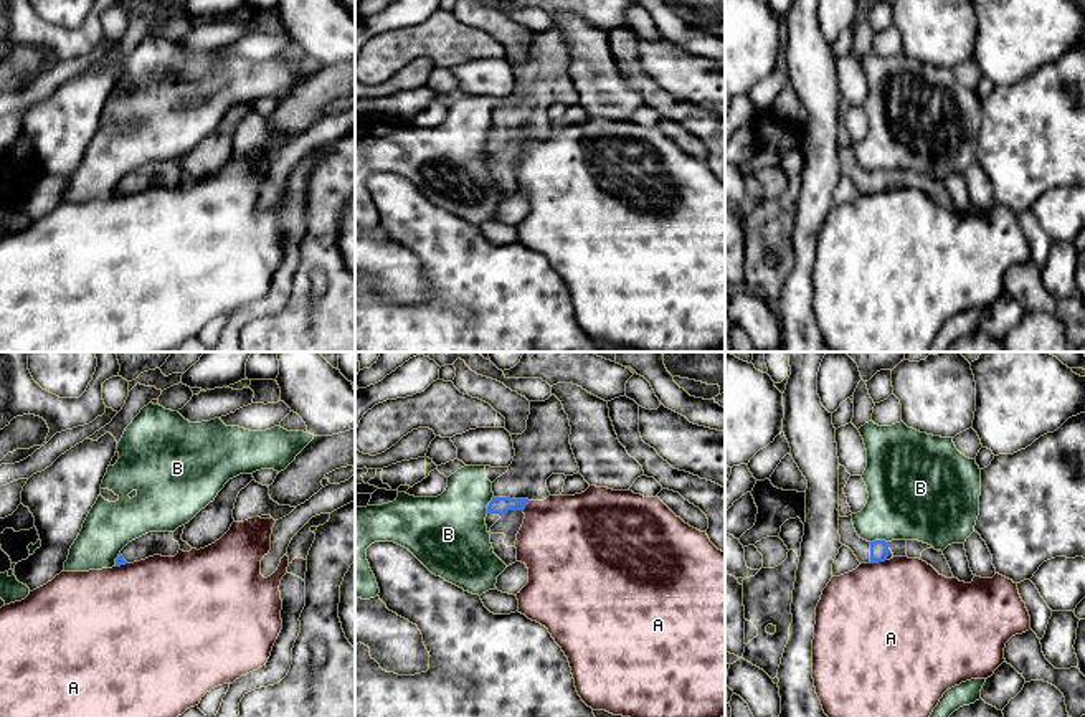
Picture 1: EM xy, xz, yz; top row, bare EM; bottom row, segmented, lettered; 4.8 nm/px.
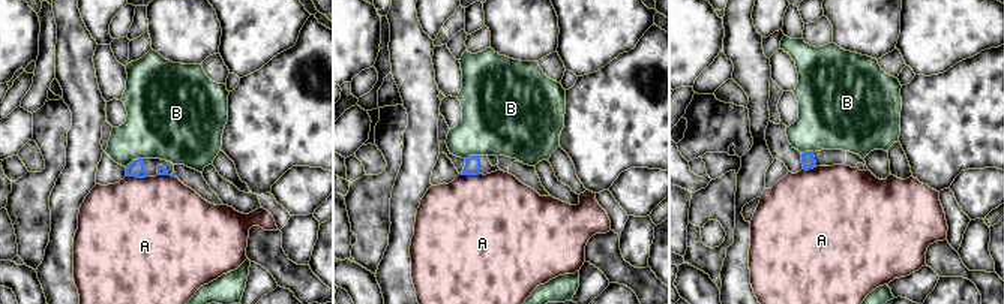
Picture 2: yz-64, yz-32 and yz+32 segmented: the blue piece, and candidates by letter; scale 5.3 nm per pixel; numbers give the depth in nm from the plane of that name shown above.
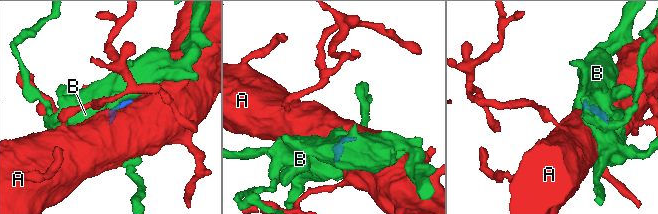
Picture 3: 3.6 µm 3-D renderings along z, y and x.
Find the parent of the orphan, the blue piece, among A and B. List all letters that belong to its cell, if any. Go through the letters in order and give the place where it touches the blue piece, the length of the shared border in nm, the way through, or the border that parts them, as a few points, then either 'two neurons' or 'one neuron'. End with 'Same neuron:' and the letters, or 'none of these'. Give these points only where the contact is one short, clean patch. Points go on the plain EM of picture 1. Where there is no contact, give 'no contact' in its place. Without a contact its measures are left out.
A: yz (877, 192) | 80 nm | two neurons
B: yz (879, 170) | 90 nm | two neurons
Same neuron: none of these

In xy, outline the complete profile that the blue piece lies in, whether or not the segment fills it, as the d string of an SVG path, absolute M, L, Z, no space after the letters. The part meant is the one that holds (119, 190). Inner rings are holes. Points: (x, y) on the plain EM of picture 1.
M149 162L129 172L116 188L116 197L145 190L154 185L175 187L180 180L173 162Z

